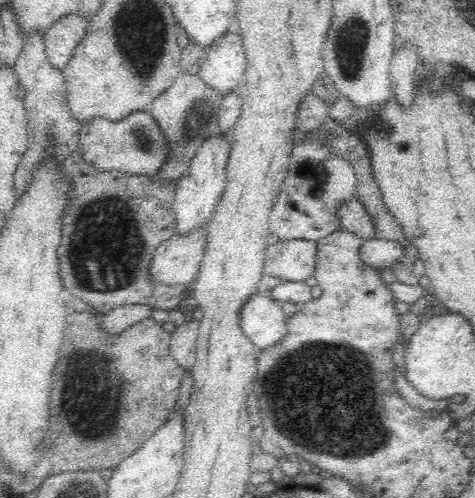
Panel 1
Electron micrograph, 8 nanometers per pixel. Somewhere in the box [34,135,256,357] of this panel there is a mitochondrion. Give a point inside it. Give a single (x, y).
(102, 253)

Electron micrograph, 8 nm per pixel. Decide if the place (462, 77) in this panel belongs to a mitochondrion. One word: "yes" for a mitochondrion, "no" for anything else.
no

